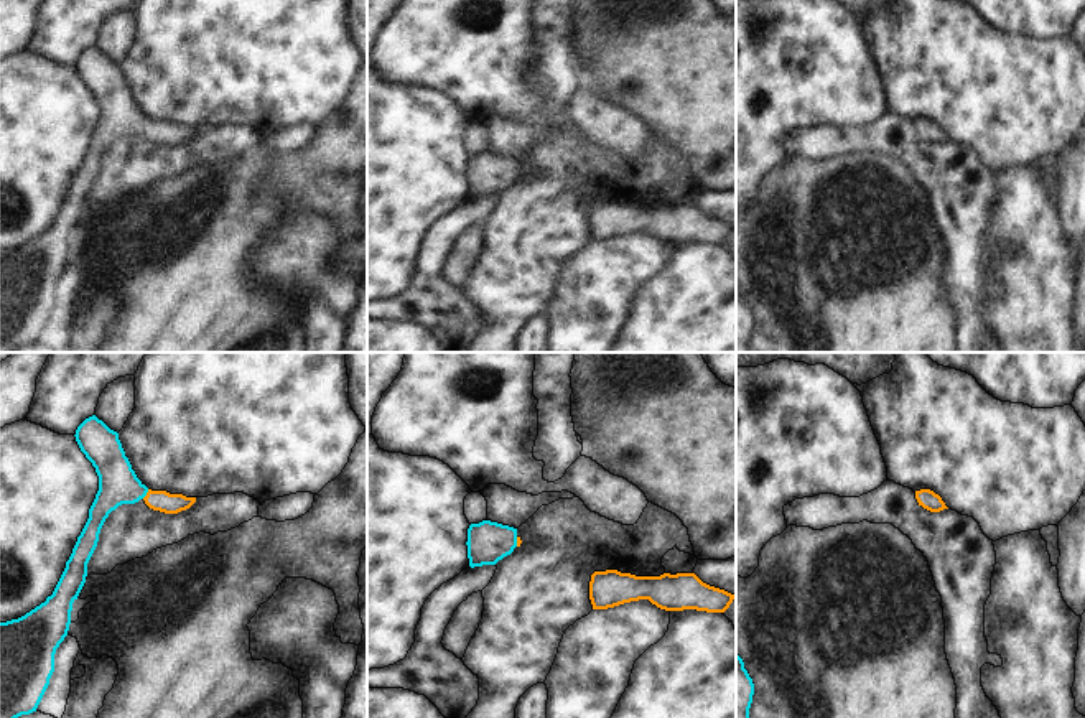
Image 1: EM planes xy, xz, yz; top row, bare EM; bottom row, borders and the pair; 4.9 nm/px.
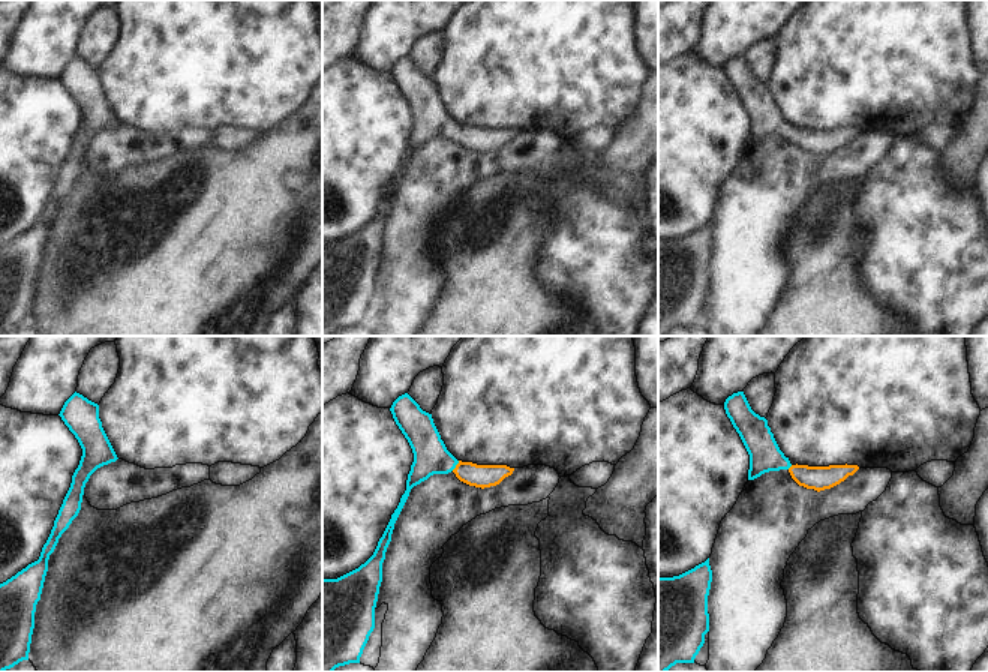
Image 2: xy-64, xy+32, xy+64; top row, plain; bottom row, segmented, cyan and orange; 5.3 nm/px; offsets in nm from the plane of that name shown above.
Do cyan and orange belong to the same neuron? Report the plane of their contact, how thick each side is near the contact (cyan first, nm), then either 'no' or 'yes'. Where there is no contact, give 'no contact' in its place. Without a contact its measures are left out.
contact in xy; calibres 190 and 100 nm; yes

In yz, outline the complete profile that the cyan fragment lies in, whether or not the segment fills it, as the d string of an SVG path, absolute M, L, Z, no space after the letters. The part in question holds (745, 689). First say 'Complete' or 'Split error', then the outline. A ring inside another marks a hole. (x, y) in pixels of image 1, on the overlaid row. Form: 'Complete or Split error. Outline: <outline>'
Complete. Outline: M736 654L736 718L749 718L754 683L744 669L743 659Z

